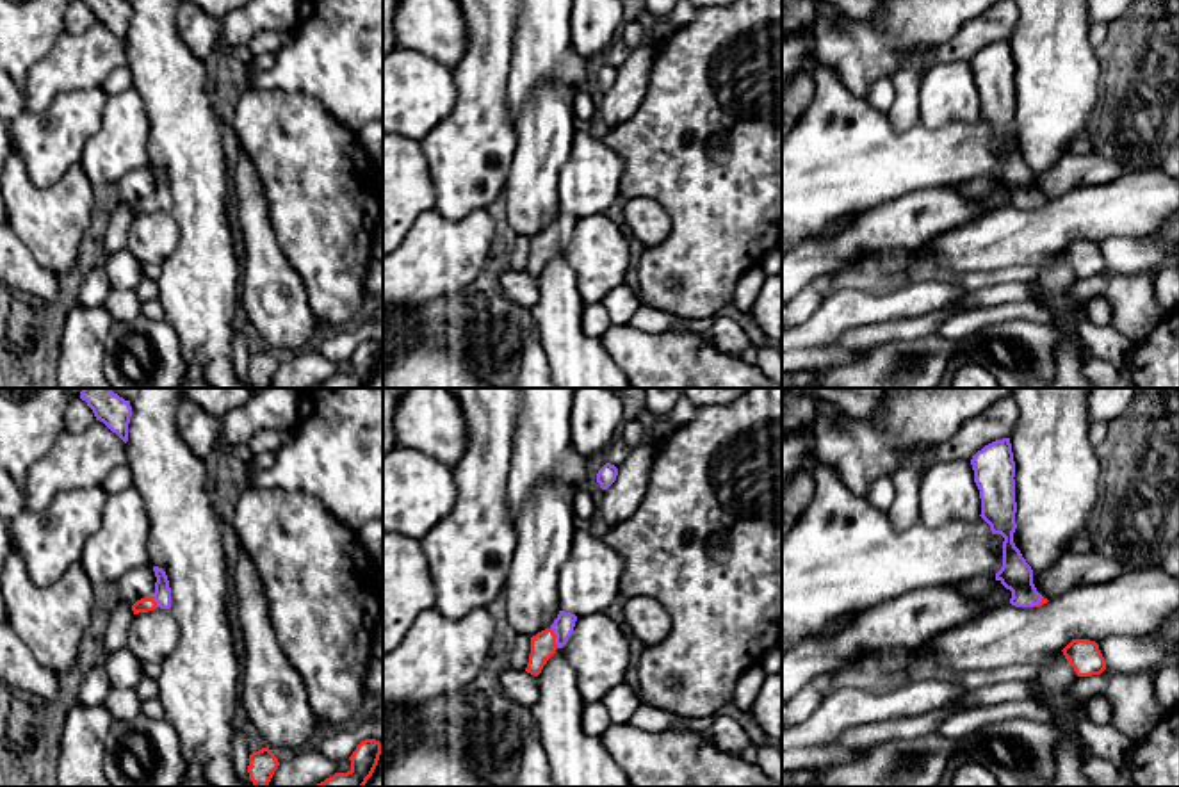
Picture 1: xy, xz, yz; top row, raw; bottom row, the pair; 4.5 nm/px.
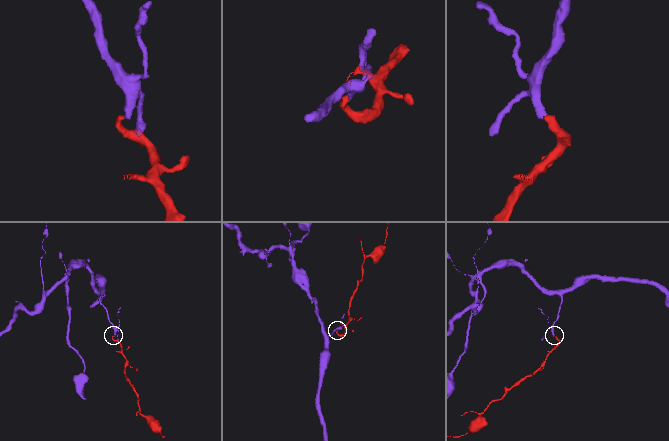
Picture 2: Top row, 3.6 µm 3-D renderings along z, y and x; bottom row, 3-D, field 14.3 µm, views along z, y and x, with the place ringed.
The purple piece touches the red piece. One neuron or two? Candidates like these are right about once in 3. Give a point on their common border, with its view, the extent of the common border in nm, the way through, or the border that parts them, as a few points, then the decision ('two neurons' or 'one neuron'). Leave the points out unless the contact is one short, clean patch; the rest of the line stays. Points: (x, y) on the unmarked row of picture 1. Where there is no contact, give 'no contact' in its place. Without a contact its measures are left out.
meets purple in xz at (556, 239); contact 100 nm long; runs through xz (563, 227), (556, 239), (544, 246); one neuron

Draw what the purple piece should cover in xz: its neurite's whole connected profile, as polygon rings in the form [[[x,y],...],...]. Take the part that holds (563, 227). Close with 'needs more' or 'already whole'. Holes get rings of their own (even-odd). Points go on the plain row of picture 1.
[[[559,212],[554,224],[531,239],[531,255],[525,272],[538,278],[547,262],[563,249],[573,233],[577,217]]] | needs more

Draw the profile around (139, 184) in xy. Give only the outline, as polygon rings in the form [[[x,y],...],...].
[[[151,166],[125,174],[116,183],[119,203],[126,203],[132,208],[137,201],[153,198],[155,183],[157,178]]]

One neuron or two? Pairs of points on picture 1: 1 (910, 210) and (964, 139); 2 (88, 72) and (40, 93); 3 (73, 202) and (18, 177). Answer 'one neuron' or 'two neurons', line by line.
1: two neurons
2: one neuron
3: one neuron

